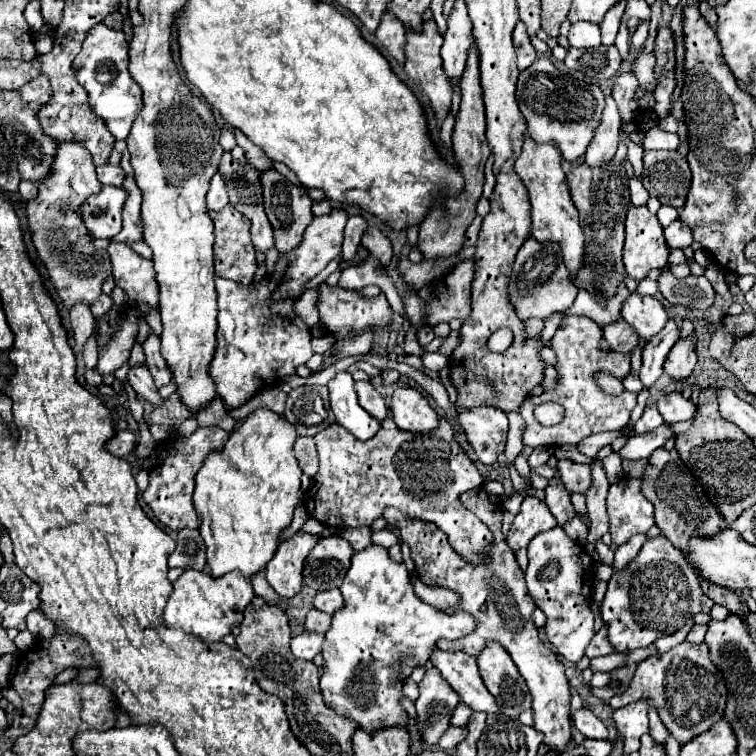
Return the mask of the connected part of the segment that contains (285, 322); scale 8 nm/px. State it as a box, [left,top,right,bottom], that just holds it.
[210,207,348,407]

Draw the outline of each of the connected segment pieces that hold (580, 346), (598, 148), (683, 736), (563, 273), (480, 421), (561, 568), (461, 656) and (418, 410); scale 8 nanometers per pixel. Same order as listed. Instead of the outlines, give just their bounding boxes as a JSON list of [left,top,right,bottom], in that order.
[[520,315,636,447],[586,95,620,167],[610,641,726,745],[508,235,578,321],[456,407,508,465],[524,527,595,663],[430,647,500,715],[390,387,438,433]]

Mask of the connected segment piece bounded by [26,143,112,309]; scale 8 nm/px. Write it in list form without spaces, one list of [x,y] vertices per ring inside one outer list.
[[[60,143],[50,175],[38,183],[38,195],[26,205],[32,243],[40,261],[46,265],[50,281],[66,309],[72,309],[84,299],[98,299],[102,295],[102,283],[112,277],[108,251],[94,247],[94,239],[86,235],[86,227],[82,227],[82,215],[78,215],[82,203],[86,203],[90,195],[98,195],[100,187],[102,183],[96,177],[90,151],[86,151],[86,147],[80,143]]]

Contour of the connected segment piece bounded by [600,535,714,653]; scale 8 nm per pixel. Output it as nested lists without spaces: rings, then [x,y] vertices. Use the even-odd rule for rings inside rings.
[[[664,535],[648,539],[636,559],[624,569],[614,571],[608,591],[600,603],[602,619],[608,625],[608,639],[618,653],[648,647],[654,639],[670,635],[686,625],[698,613],[710,613],[714,601],[708,599],[686,557]]]

